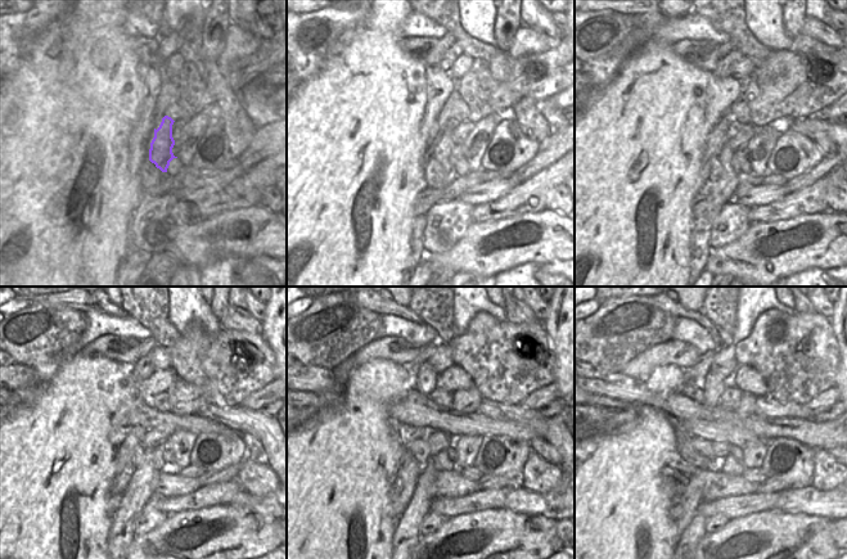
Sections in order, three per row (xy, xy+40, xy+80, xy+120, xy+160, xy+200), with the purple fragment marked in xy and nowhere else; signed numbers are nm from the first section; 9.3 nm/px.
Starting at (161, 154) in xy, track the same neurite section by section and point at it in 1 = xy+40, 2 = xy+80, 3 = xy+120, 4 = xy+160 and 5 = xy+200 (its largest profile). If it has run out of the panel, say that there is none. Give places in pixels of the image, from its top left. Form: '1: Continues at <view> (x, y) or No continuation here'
1: Continues at xy+40 (446, 152)
2: Continues at xy+80 (728, 156)
3: Continues at xy+120 (160, 464)
4: Continues at xy+160 (441, 461)
5: Continues at xy+200 (730, 465).

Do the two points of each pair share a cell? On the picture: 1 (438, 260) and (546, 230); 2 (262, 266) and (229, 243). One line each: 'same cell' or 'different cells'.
1: same cell
2: different cells

